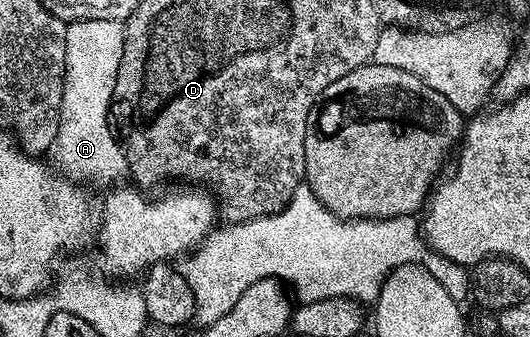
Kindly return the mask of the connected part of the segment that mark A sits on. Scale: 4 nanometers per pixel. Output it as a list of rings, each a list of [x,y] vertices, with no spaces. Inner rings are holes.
[[[78,19],[66,24],[64,97],[60,101],[60,129],[56,129],[52,163],[65,178],[82,185],[114,185],[128,175],[126,155],[116,138],[110,113],[125,36],[125,26],[116,19]]]

